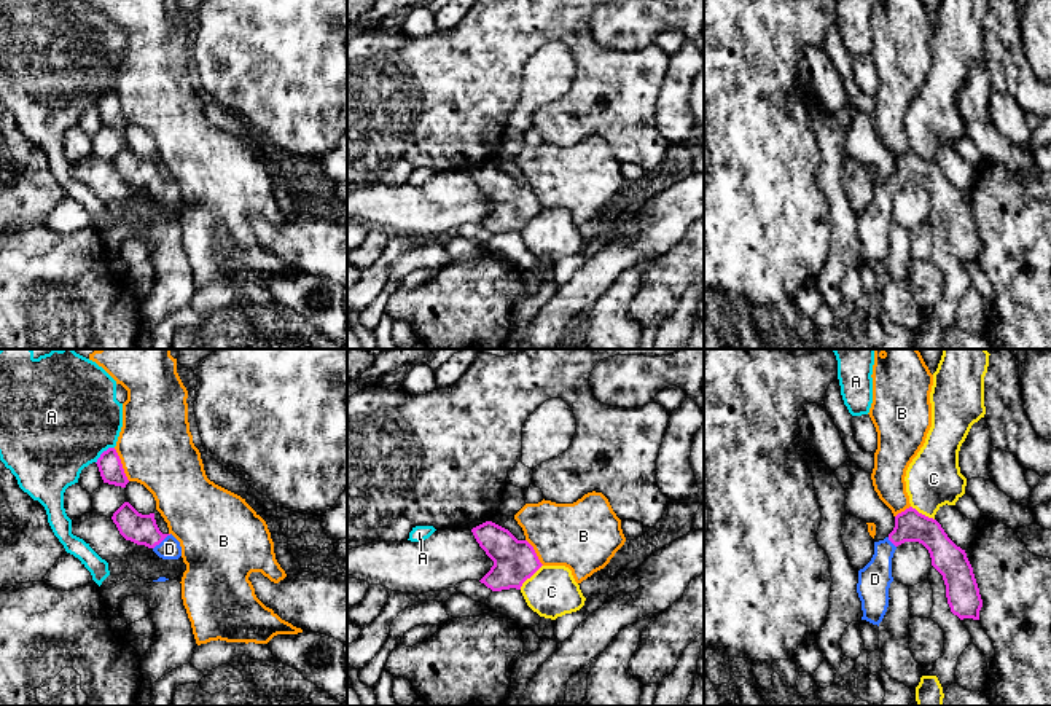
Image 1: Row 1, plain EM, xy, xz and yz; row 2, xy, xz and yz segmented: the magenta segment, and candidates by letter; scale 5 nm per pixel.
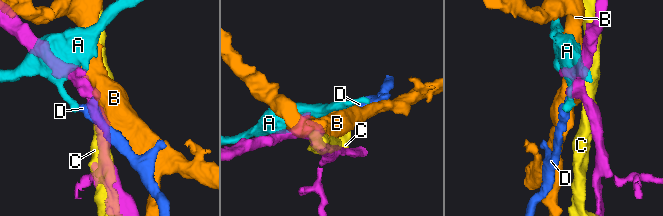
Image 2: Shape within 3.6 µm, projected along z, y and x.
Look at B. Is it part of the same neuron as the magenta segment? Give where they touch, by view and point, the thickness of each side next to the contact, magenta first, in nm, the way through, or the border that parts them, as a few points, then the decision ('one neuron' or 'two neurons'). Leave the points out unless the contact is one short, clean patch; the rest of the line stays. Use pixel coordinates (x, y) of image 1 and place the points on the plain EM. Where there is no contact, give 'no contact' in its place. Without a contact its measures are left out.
contact xy (121, 107); calibres 120 and 380 nm; two neurons

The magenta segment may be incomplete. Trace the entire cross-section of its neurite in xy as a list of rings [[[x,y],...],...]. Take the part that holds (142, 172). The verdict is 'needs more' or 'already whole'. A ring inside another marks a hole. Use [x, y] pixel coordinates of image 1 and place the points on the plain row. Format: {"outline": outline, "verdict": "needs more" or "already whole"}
{"outline": [[[124,145],[111,163],[126,183],[151,191],[159,201],[178,202],[182,199],[180,185],[172,177],[159,174],[154,156],[142,158]]], "verdict": "needs more"}

